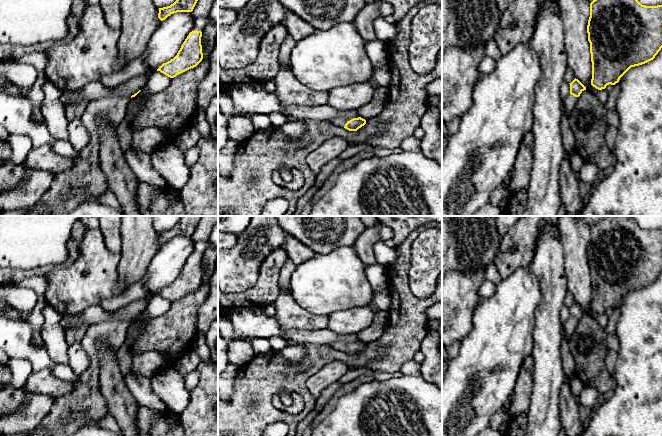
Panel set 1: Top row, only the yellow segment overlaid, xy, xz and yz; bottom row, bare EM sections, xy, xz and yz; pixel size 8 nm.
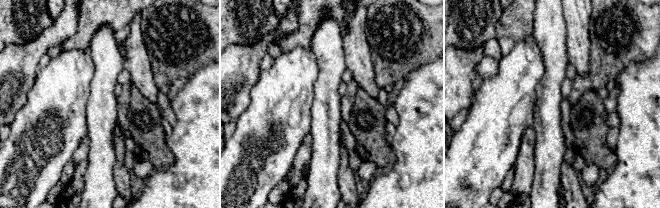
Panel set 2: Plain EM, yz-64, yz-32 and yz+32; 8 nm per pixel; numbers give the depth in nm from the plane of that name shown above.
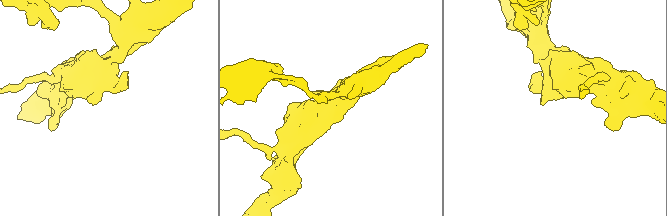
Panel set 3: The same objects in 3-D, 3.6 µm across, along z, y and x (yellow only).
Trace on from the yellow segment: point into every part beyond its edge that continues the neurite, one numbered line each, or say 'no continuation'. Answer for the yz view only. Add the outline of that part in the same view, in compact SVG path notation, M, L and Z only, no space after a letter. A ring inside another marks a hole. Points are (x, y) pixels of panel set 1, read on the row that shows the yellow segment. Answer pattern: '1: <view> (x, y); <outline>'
1: yz (569, 102); M570 93L565 99L563 99L563 106L564 106L565 114L568 119L570 118L571 113L577 101L578 101L578 97L575 97L571 95Z

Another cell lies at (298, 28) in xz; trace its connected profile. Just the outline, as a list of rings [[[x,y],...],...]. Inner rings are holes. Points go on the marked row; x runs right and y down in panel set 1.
[[[290,11],[285,13],[285,18],[282,24],[286,27],[288,34],[290,34],[296,41],[317,30],[301,17]]]

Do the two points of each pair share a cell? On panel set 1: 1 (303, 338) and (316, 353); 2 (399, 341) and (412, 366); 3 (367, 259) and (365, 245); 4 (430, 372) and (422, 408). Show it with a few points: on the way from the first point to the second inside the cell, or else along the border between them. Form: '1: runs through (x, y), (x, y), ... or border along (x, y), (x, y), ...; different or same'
1: border along (304, 343), (327, 345); different
2: border along (412, 358), (408, 359), (399, 370); different
3: runs through (367, 256), (365, 248); same
4: border along (420, 375), (431, 384); different

